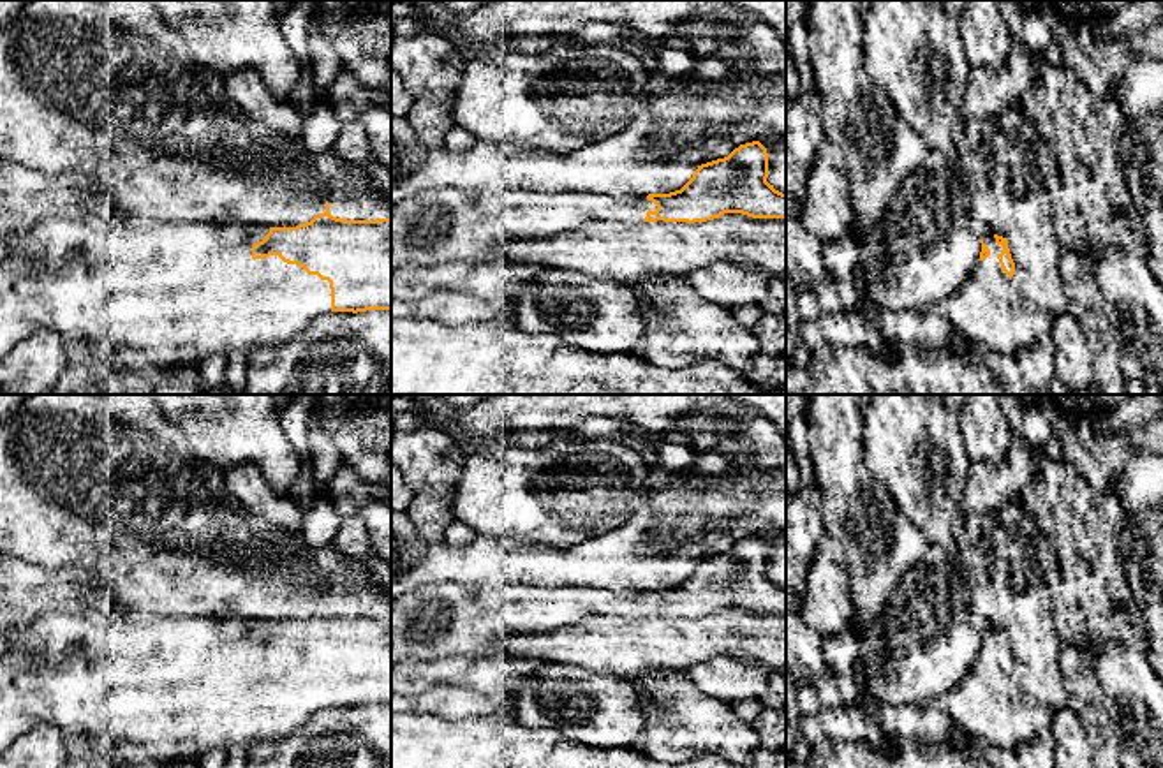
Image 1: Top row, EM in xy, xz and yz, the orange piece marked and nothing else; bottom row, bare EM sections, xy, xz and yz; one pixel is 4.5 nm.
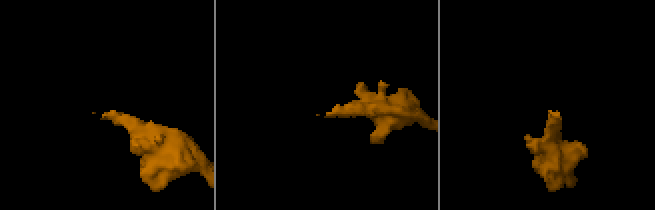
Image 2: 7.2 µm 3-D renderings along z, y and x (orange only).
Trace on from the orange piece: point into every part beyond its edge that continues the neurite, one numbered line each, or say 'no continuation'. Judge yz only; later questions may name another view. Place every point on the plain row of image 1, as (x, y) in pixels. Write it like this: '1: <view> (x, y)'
1: yz (985, 705)

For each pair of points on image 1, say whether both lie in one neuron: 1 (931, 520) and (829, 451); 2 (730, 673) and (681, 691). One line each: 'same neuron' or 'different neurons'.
1: different neurons
2: different neurons

